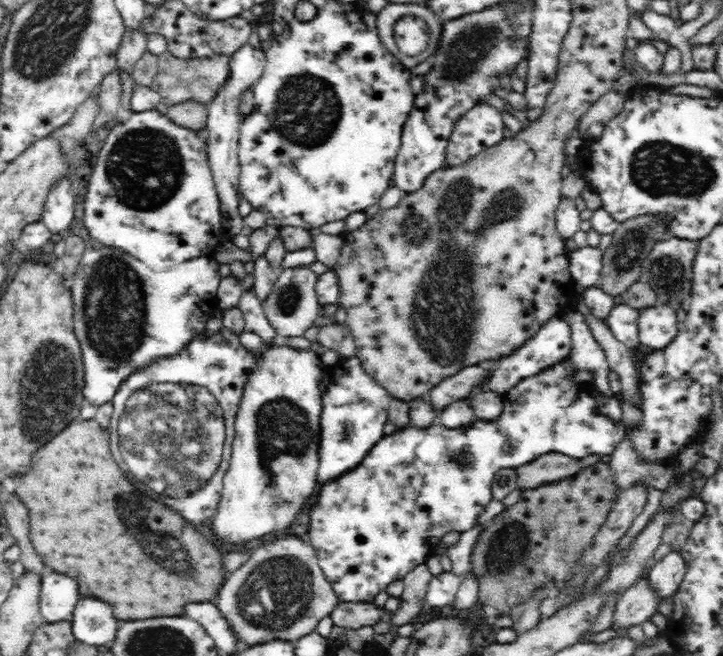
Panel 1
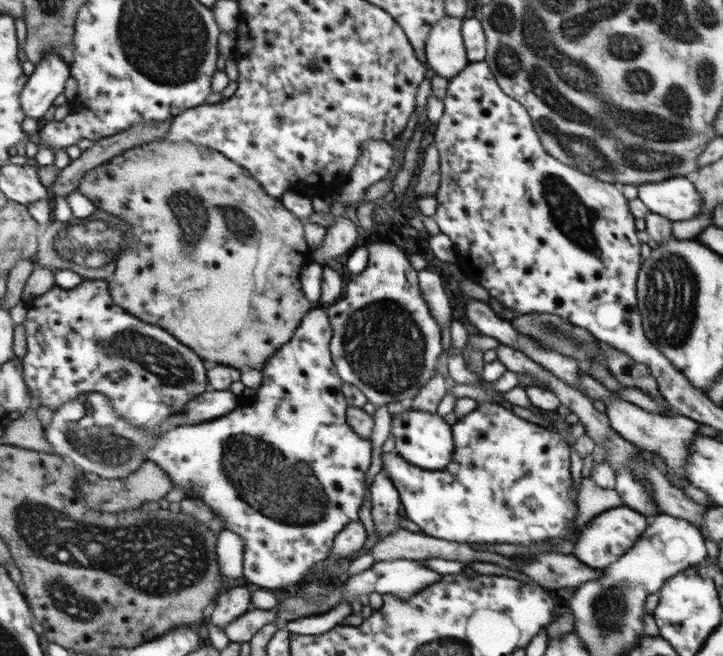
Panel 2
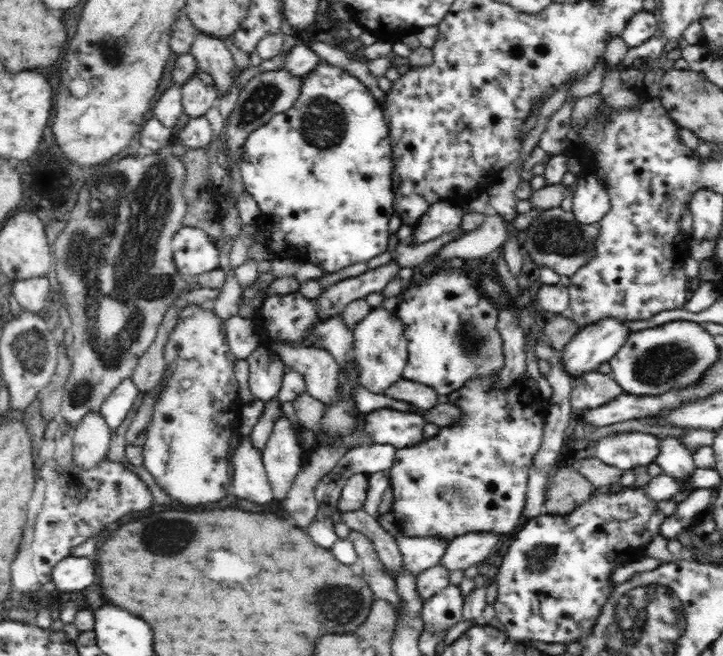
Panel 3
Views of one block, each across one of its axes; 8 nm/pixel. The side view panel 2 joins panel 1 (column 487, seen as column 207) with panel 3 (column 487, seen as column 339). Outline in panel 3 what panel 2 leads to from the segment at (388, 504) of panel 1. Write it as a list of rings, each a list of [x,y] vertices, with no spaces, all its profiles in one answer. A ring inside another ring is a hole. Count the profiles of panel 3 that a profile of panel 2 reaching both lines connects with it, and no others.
[[[492,375],[470,377],[456,392],[449,393],[448,398],[463,412],[464,418],[452,426],[445,426],[422,444],[397,449],[394,456],[391,468],[394,508],[404,524],[404,534],[412,538],[452,540],[472,531],[514,530],[526,504],[529,468],[542,444],[548,408],[542,400],[546,398],[540,395],[530,378],[514,381],[507,389],[496,389]]]

